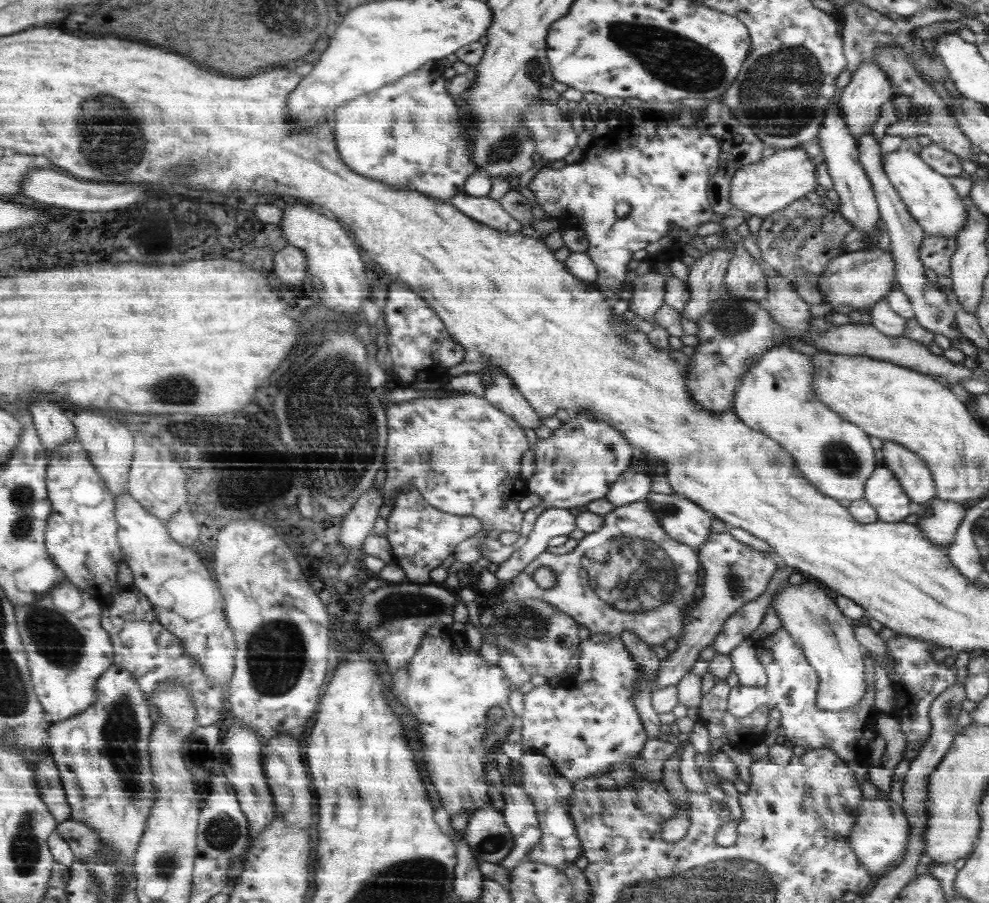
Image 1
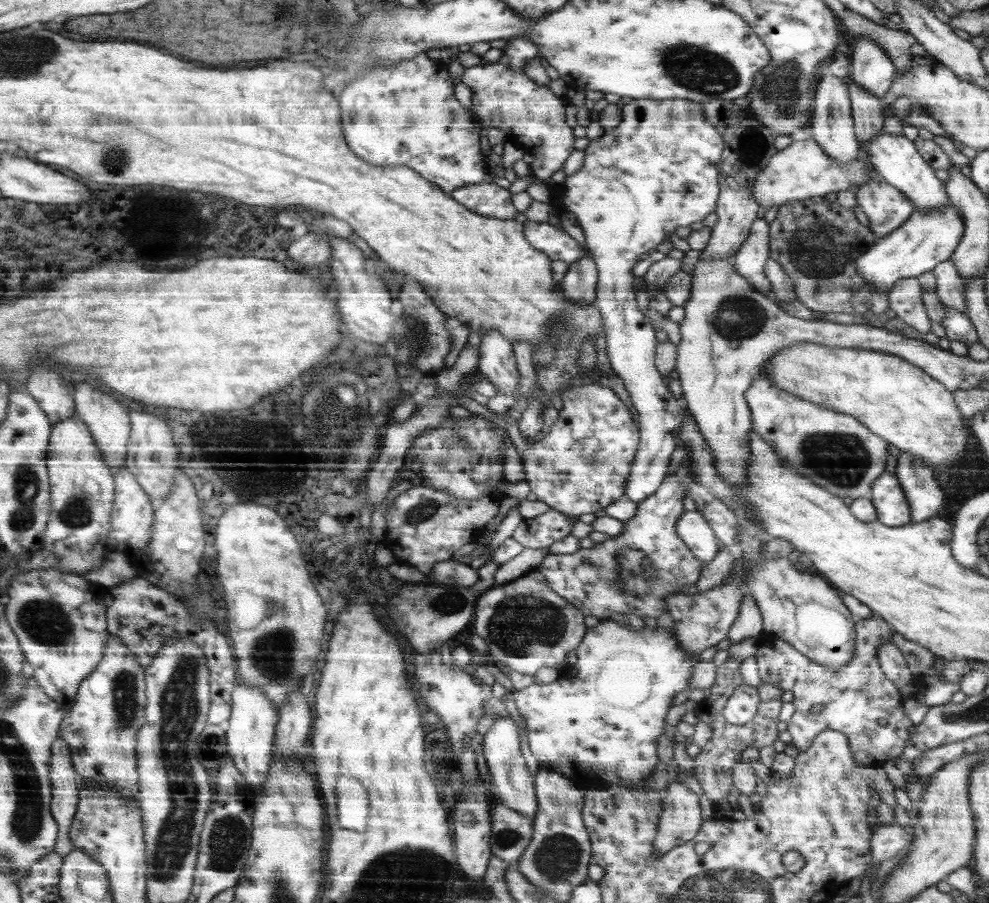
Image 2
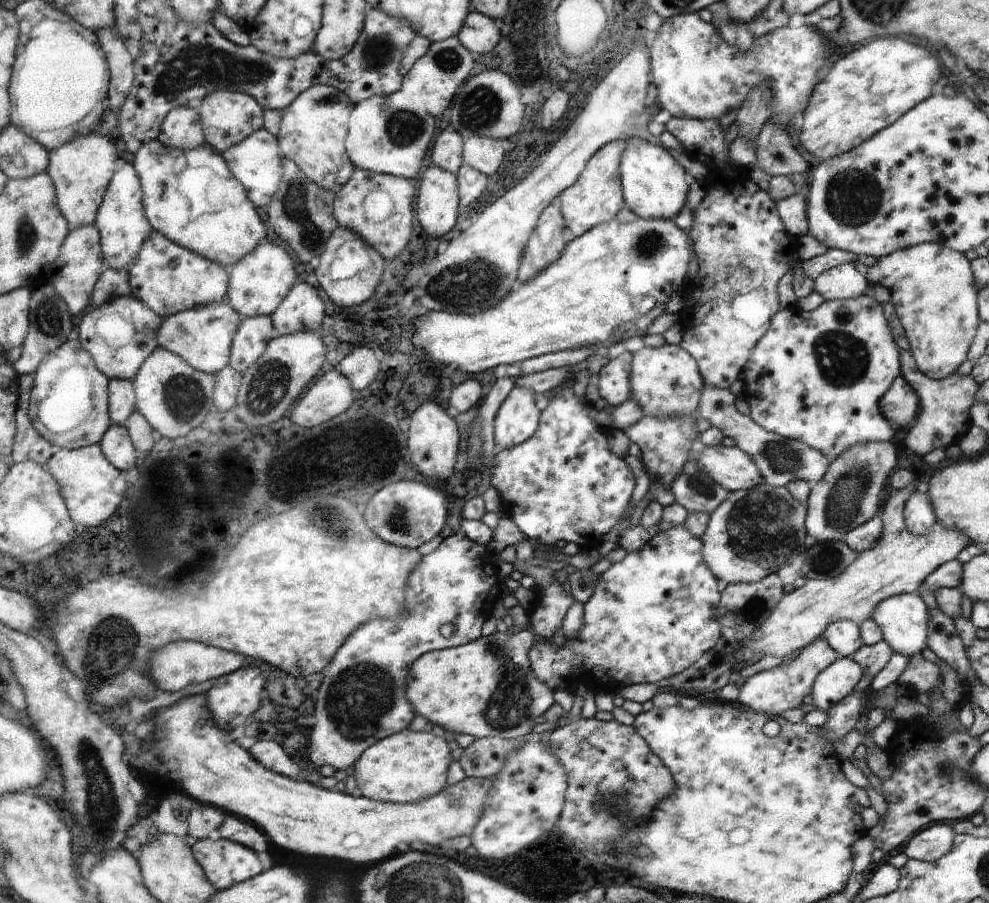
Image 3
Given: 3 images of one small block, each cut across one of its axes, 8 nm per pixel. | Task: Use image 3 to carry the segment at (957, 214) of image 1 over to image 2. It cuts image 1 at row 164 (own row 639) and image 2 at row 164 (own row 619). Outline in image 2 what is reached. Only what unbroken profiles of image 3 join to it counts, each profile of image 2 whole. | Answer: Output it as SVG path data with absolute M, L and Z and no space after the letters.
M881 128L871 140L859 142L857 160L867 160L873 166L873 170L881 176L881 180L901 190L911 202L915 202L915 208L937 208L949 202L945 194L945 184L933 176L935 170L927 166L927 162L915 150L915 144L899 136L899 132L887 132L885 128Z

